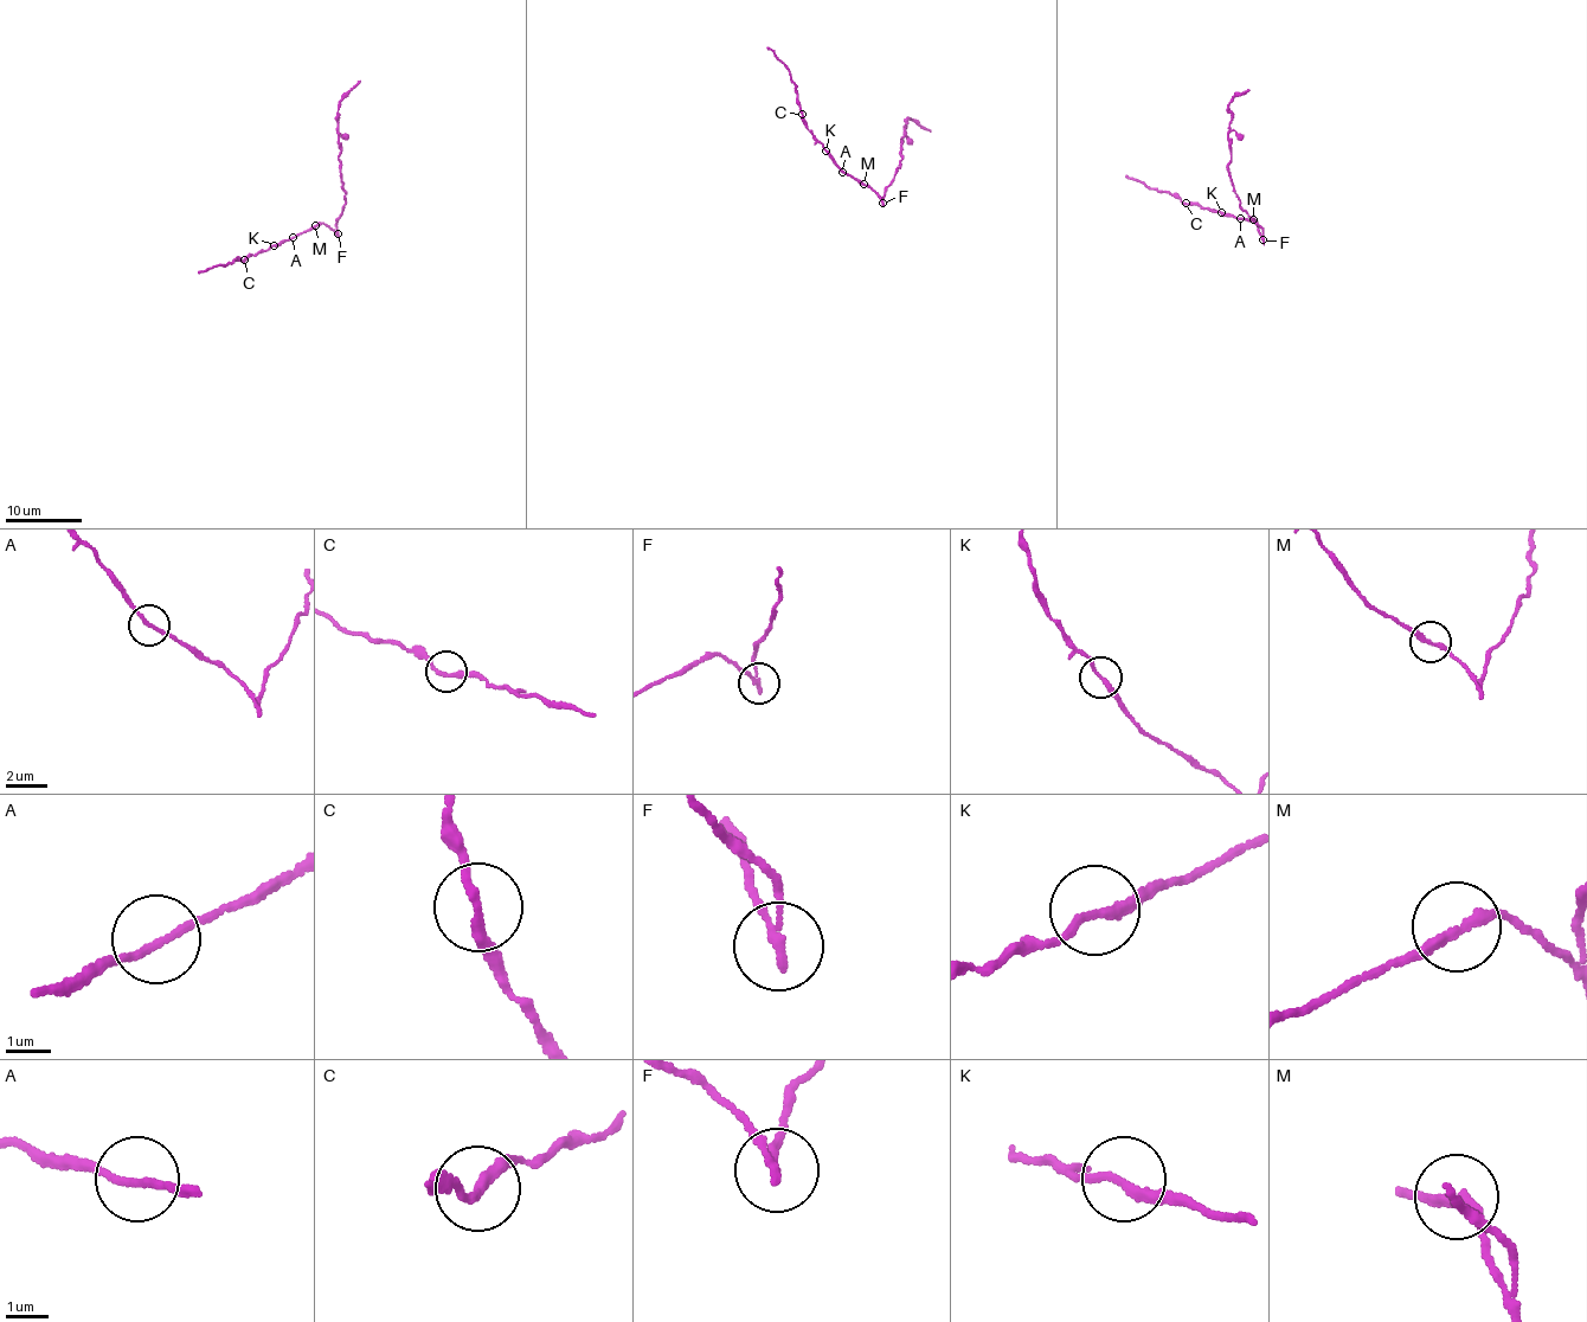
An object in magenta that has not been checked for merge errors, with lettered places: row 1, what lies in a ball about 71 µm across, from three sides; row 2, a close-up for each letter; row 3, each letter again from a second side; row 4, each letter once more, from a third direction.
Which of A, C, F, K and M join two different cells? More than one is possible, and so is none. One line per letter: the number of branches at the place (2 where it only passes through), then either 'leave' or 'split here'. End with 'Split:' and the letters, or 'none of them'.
A: branches 2; leave
C: branches 2; leave
F: branches 2; split here
K: branches 2; leave
M: branches 2; leave
Split: F

